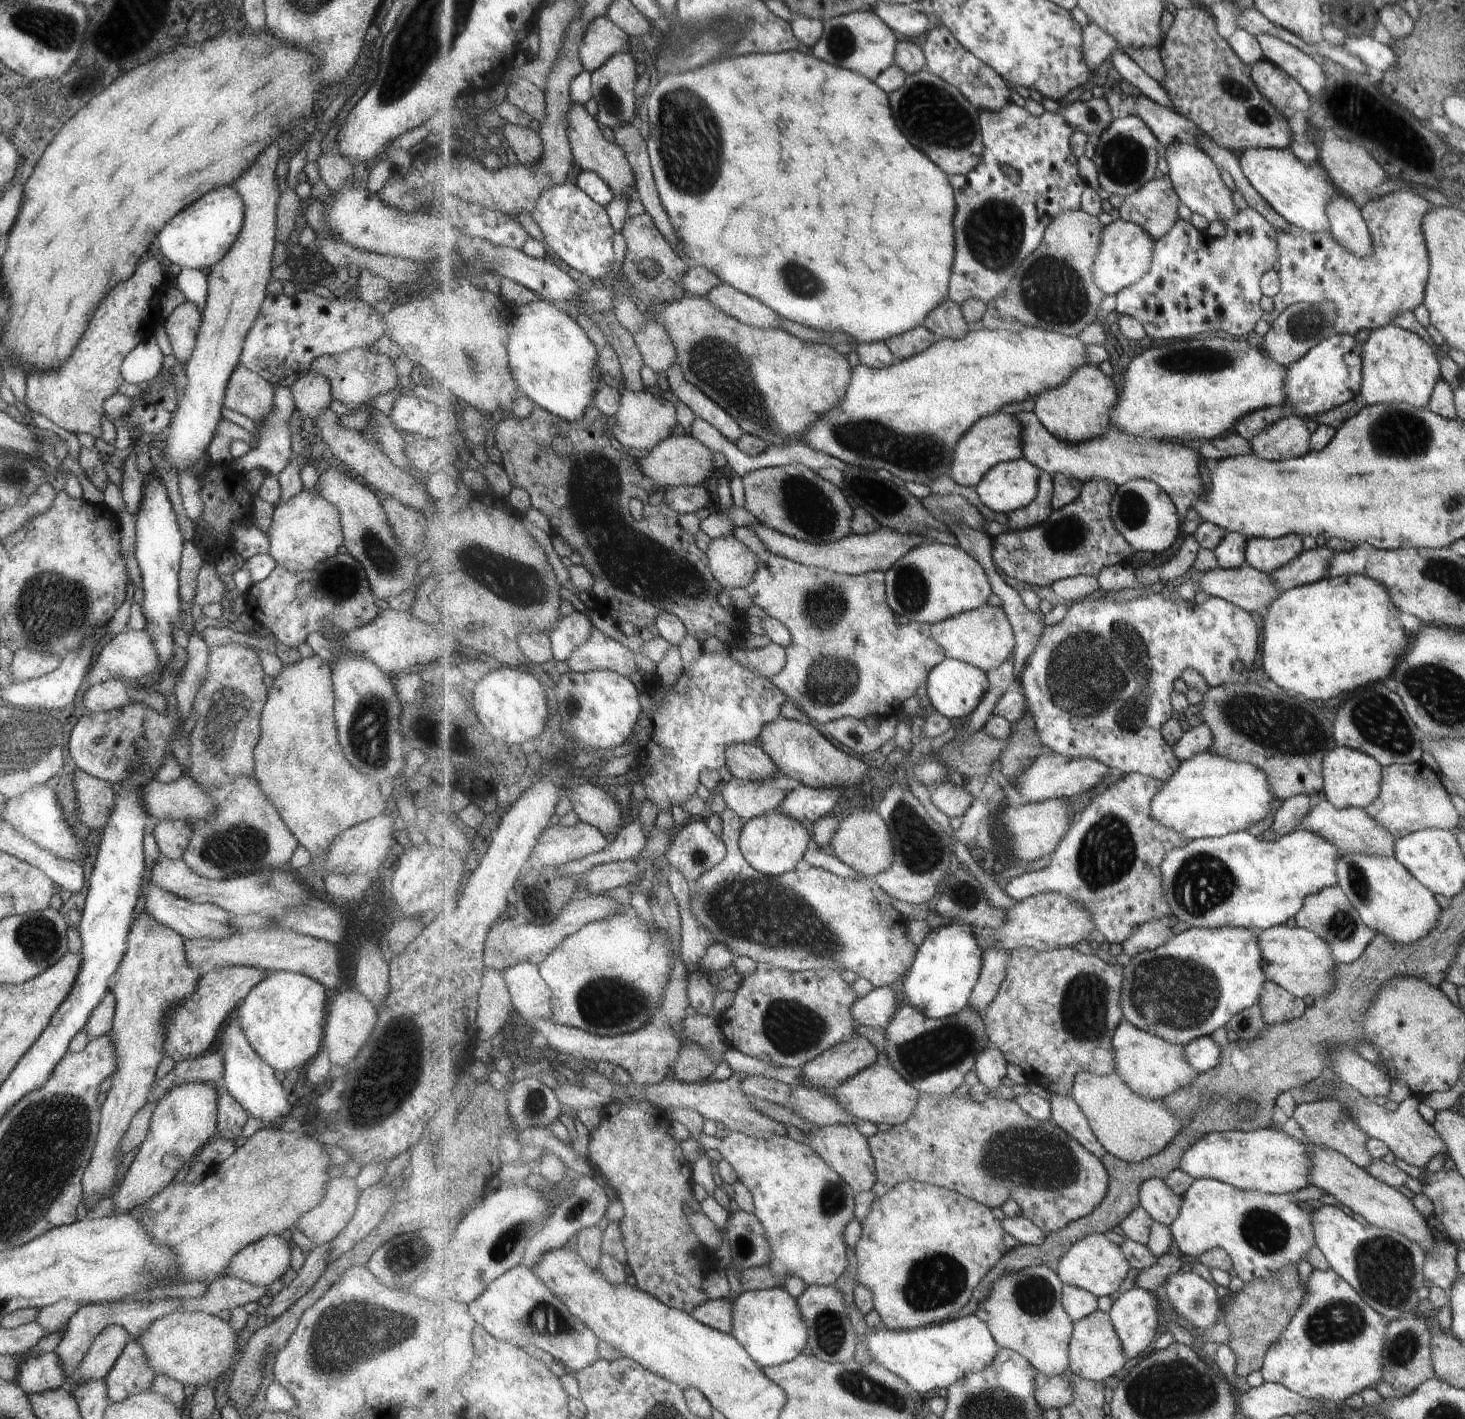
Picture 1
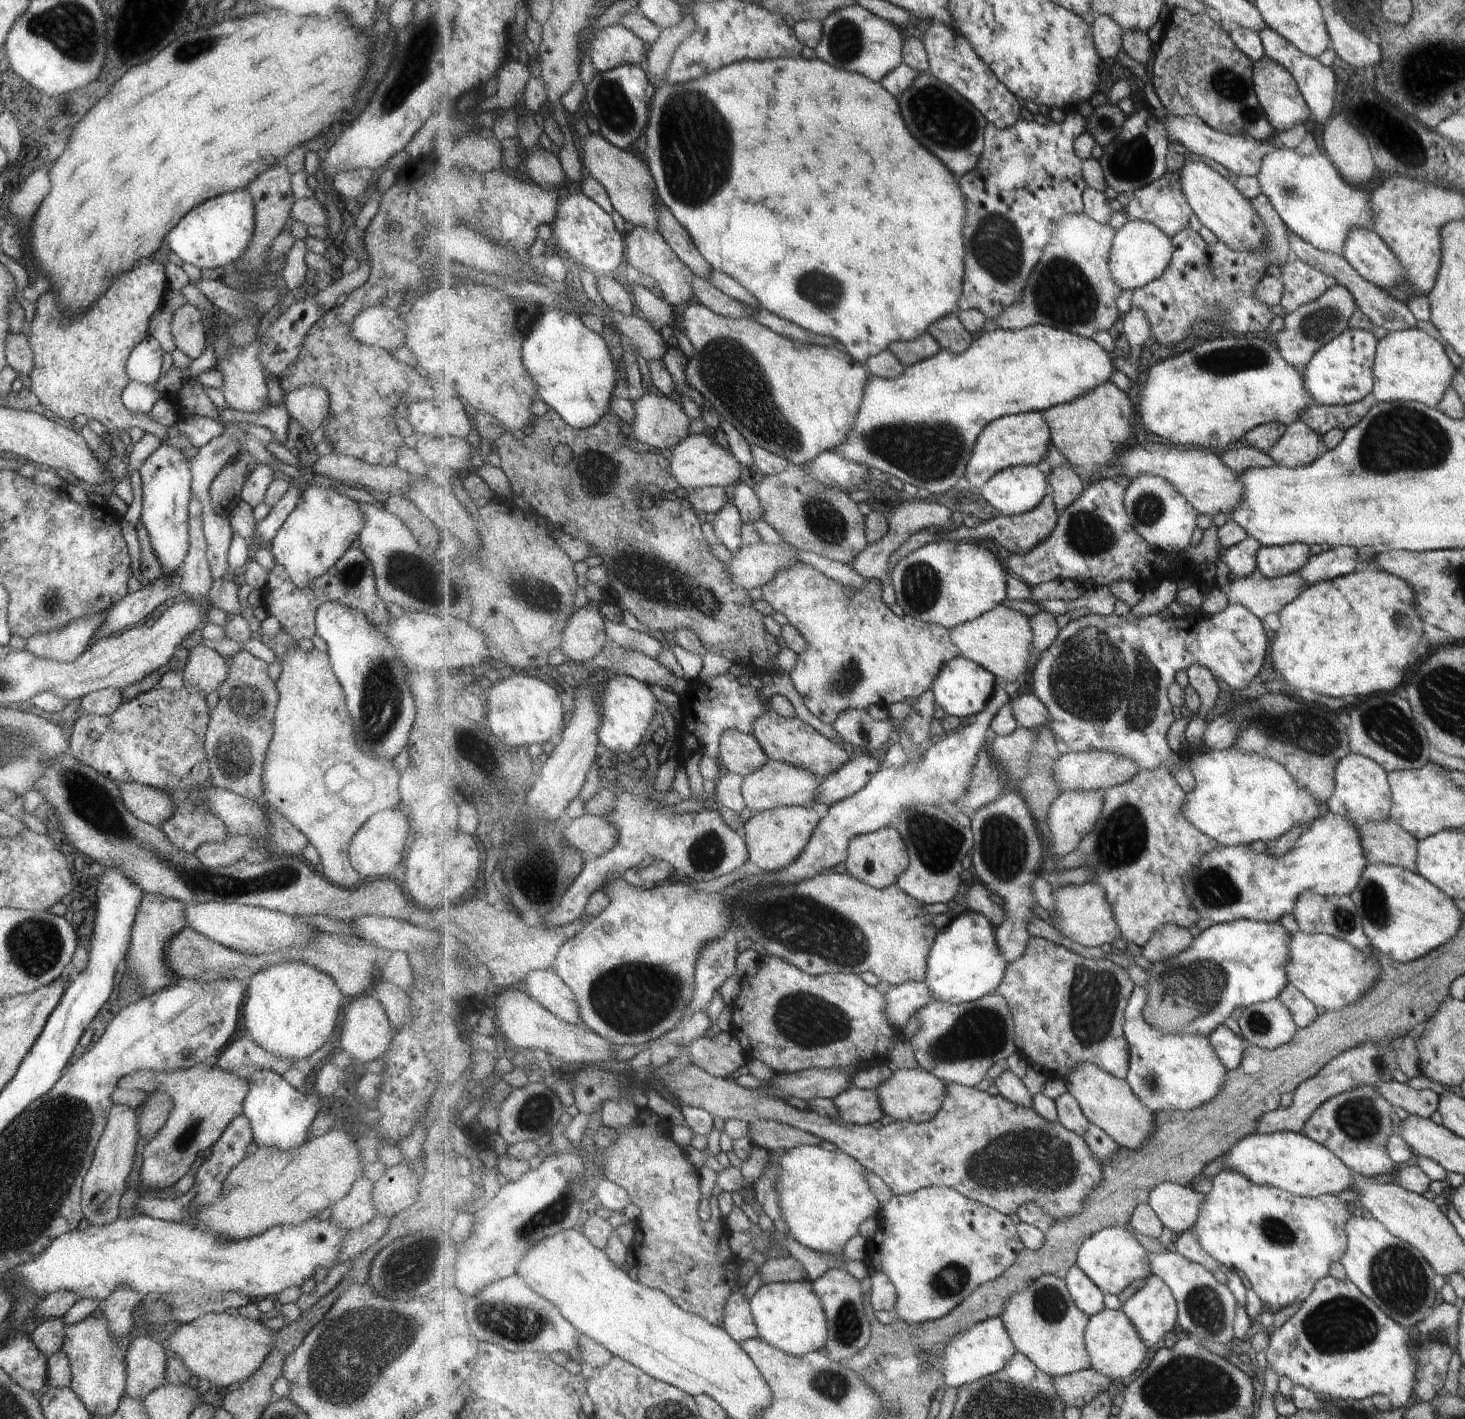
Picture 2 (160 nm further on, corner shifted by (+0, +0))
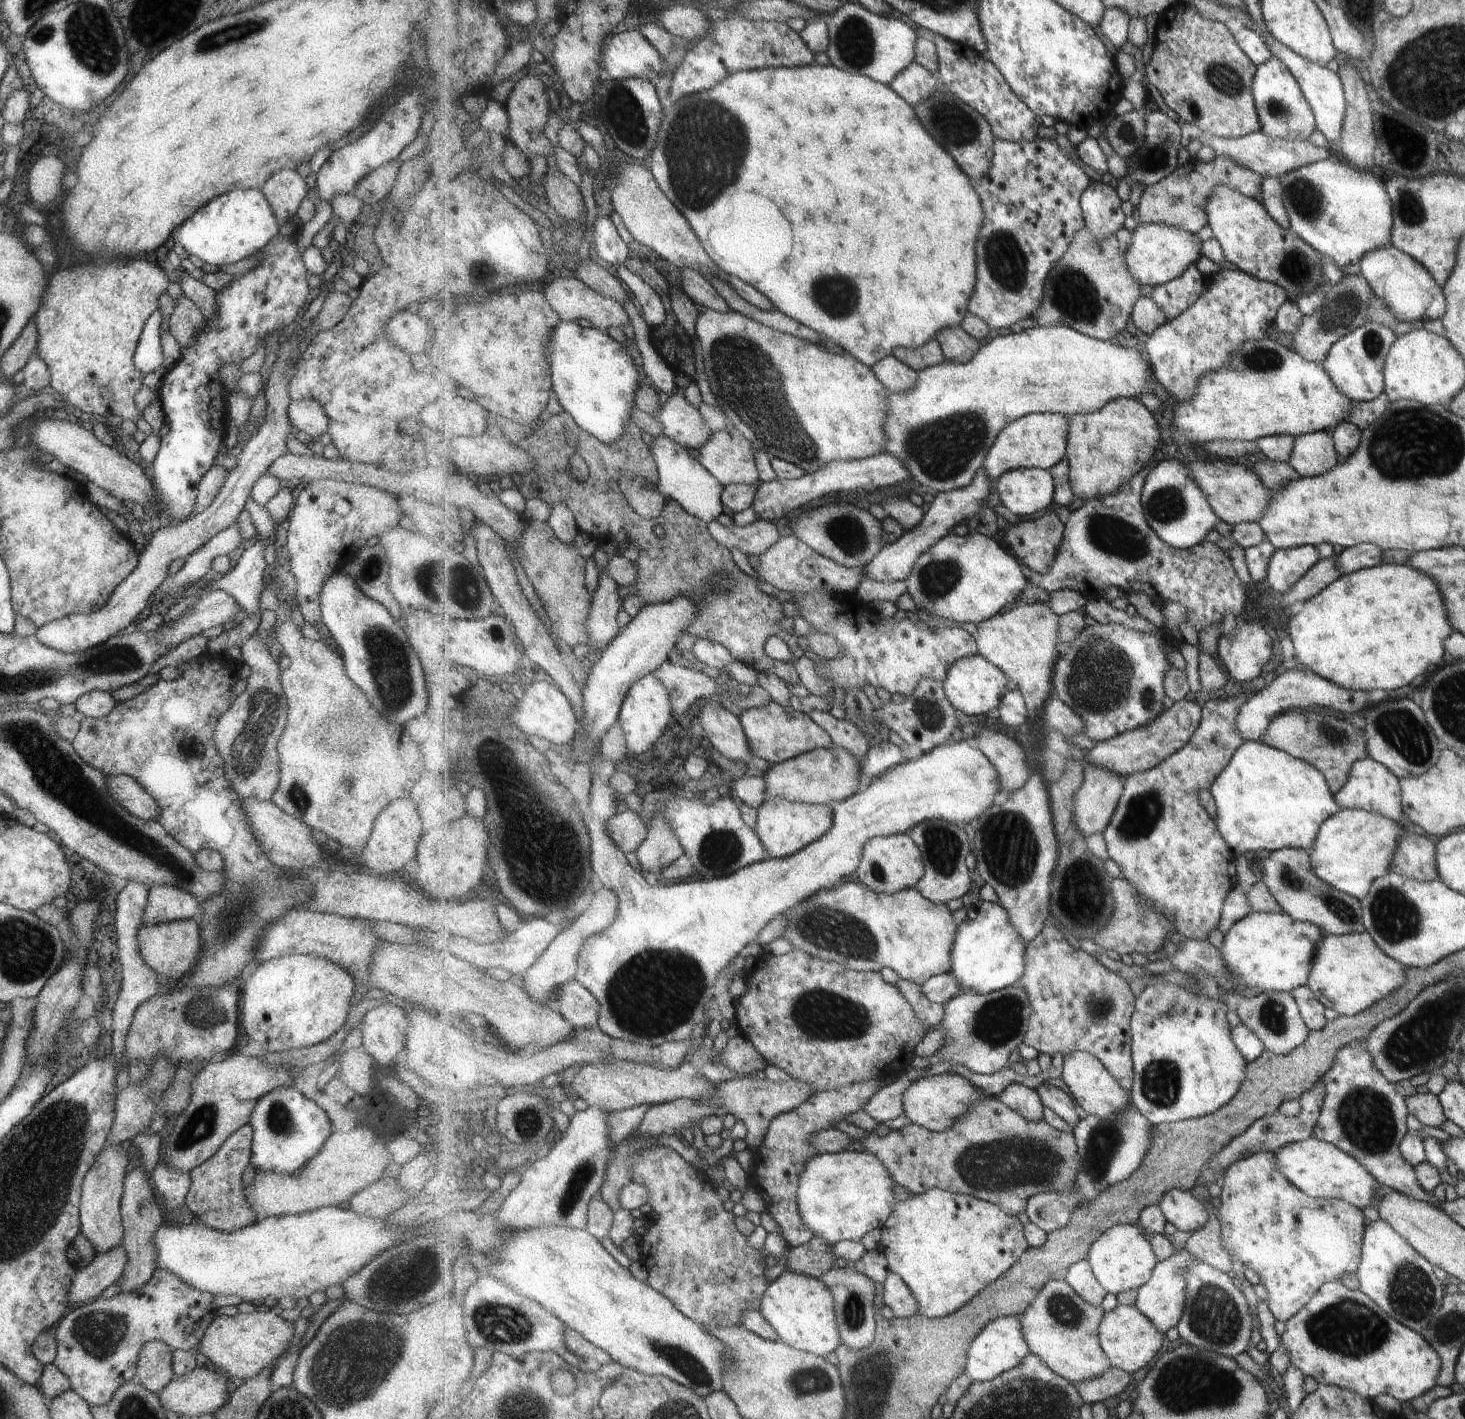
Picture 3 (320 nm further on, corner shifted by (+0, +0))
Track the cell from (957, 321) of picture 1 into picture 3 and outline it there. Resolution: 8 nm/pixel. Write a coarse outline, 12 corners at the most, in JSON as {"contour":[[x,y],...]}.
{"contour":[[962,326],[936,339],[947,362],[968,365],[982,347]]}

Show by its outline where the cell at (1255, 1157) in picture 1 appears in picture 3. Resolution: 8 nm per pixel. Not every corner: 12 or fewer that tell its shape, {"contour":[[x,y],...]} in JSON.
{"contour":[[1315,1137],[1284,1144],[1280,1173],[1311,1198],[1361,1211],[1386,1190]]}

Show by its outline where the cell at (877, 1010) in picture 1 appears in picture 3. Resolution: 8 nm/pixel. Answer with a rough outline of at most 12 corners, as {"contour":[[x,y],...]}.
{"contour":[[1000,903],[959,924],[952,972],[920,985],[945,1006],[1026,974],[1028,944]]}

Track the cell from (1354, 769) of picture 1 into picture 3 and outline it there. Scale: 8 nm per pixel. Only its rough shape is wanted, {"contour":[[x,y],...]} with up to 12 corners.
{"contour":[[1371,757],[1334,794],[1341,809],[1403,818],[1398,778]]}

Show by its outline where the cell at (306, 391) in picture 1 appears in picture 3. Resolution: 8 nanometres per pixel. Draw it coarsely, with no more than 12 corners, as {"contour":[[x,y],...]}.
{"contour":[[313,399],[291,401],[288,422],[313,438],[328,416]]}

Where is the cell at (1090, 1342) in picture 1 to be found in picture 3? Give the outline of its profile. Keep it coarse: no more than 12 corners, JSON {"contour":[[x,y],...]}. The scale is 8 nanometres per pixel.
{"contour":[[1136,1306],[1099,1325],[1113,1367],[1135,1374],[1167,1338]]}

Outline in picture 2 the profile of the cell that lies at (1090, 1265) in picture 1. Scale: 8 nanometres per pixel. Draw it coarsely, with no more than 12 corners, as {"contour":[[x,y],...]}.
{"contour":[[1125,1227],[1079,1249],[1077,1265],[1116,1296],[1152,1275],[1148,1250]]}

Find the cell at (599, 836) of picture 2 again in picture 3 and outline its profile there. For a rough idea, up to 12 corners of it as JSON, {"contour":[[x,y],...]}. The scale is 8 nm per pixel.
{"contour":[[621,809],[608,822],[623,852],[636,852],[648,837],[638,813]]}

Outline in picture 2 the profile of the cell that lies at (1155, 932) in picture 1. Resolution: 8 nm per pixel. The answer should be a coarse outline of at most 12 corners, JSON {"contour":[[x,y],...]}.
{"contour":[[1168,924],[1141,954],[1160,963],[1190,950],[1195,931]]}

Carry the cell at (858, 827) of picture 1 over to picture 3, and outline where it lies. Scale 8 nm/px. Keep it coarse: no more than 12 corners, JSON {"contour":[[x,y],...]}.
{"contour":[[908,833],[875,837],[856,872],[878,893],[915,889],[926,875]]}

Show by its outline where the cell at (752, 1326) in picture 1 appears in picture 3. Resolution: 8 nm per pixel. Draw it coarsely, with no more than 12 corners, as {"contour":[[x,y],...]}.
{"contour":[[785,1270],[761,1313],[783,1341],[825,1357],[843,1345],[834,1294]]}

